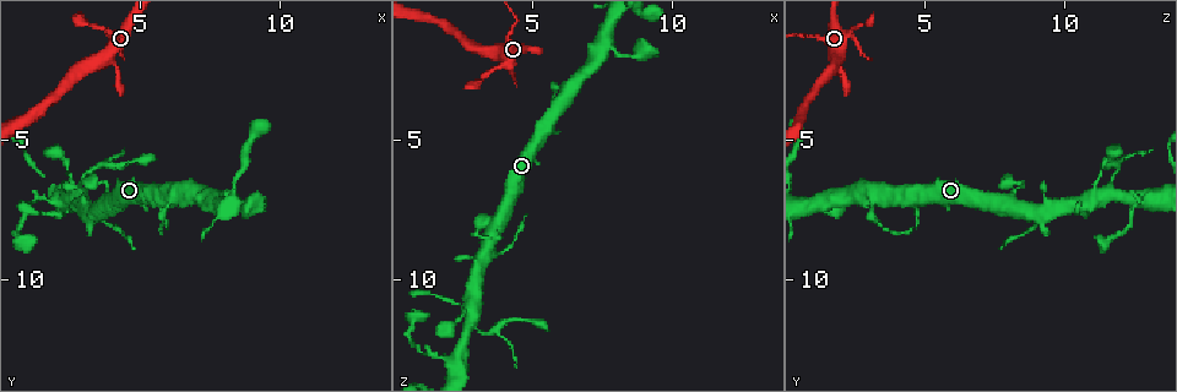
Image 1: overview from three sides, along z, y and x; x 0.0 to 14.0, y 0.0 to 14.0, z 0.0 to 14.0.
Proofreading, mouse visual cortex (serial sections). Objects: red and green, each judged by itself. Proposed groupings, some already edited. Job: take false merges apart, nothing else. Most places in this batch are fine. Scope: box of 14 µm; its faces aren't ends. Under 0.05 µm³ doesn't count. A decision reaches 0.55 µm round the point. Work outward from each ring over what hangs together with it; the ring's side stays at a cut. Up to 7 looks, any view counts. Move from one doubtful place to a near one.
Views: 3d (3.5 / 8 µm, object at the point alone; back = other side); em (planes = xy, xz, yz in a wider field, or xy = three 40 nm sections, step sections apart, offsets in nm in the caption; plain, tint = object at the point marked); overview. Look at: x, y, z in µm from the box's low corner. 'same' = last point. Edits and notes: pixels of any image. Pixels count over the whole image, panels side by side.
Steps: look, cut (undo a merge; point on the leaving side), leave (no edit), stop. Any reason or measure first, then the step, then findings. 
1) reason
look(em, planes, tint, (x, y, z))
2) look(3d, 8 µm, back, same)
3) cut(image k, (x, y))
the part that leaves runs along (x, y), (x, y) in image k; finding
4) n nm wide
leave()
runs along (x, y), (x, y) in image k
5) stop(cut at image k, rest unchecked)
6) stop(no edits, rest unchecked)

a fork
look(3d, 3.5 µm, back, (3.3, 7.7, 9.2))

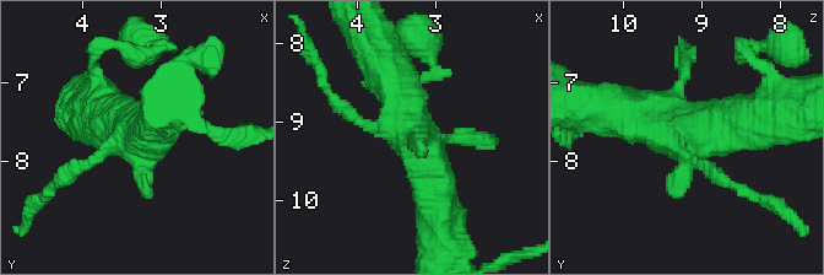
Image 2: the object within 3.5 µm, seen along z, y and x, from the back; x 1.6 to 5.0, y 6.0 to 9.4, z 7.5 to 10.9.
look(em, xy, step 2, tint, (3.25, 7.60, 9.15))

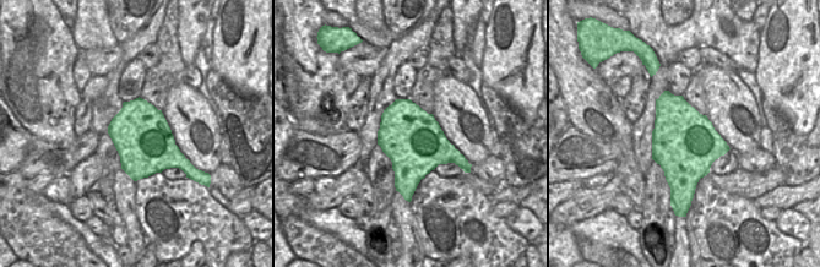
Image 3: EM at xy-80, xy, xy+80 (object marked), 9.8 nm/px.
leave()
runs along (383, 63), (432, 170), (435, 201) in image 2; continuous, no second cell

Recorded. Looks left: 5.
thin neck
look(3d, 3.5 µm, (3.0, 6.2, 11.8))

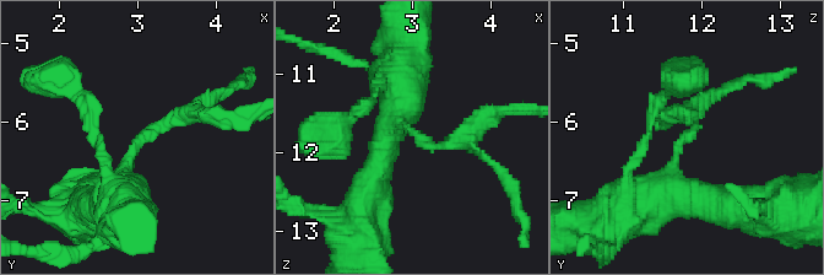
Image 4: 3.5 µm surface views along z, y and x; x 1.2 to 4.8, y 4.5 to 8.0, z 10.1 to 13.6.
arms of 250, 450 nm
look(em, xy, step 1, tint, (3.05, 6.25, 11.75))

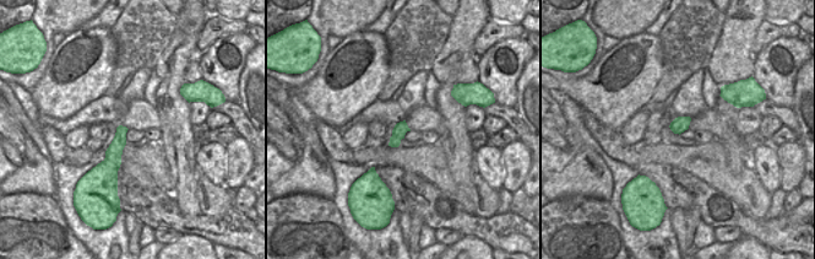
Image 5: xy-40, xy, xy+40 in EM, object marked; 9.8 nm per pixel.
leave()
runs along (123, 129), (113, 154), (113, 181) in image 5; continuous, no second cell

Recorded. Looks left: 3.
calibre changes
look(3d, 3.5 µm, back, (8.7, 7.3, 2.1))

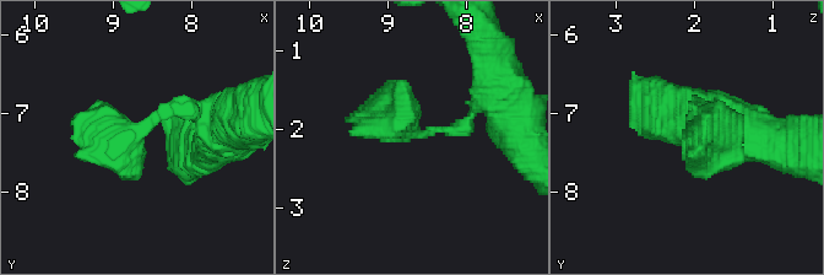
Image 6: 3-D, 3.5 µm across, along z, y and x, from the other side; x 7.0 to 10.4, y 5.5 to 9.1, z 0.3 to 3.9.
leave()
runs along (200, 108), (133, 139), (72, 123) in image 6; one cell here

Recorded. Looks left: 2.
stop(no edits, rest unchecked)

